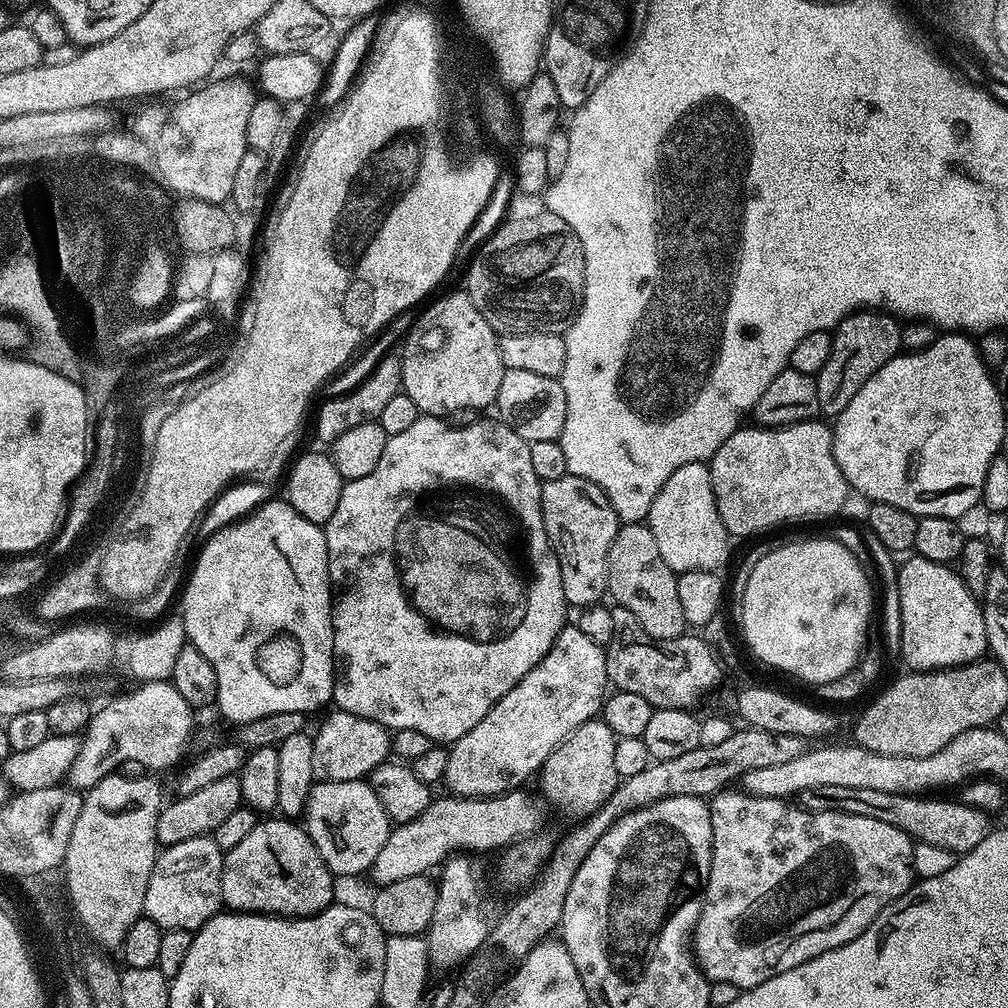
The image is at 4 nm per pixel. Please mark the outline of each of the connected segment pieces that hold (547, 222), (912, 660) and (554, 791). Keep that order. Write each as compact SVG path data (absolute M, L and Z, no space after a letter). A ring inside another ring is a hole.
M539 210L533 216L505 219L491 237L475 249L468 268L466 295L490 322L497 334L526 334L527 332L563 333L572 323L580 303L584 301L584 251L574 230L558 214Z
M915 554L899 565L897 574L898 598L901 600L901 644L899 655L904 655L907 667L914 672L936 672L940 668L957 668L972 664L988 652L986 622L981 601L962 582L955 567L930 562Z
M603 718L588 720L574 730L540 767L538 781L540 792L552 808L557 808L572 822L579 822L595 814L614 794L621 782L618 770L614 770L614 746L617 736Z

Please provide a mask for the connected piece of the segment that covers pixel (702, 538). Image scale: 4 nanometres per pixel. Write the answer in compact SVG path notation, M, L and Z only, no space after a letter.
M707 463L678 466L678 470L666 478L666 486L658 490L658 498L654 498L650 506L646 523L654 534L654 542L658 542L662 558L666 558L666 566L670 566L672 572L714 572L723 569L723 564L728 560L730 533L718 514L712 470Z

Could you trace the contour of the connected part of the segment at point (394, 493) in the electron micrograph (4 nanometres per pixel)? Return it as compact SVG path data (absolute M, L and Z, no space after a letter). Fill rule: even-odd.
M422 414L403 434L394 434L388 437L386 450L382 450L382 459L379 460L378 466L374 466L374 470L370 470L370 474L366 474L362 478L354 478L345 483L342 494L338 498L338 507L334 509L334 514L330 514L327 522L322 525L324 537L326 538L326 550L328 551L328 579L332 581L332 594L334 597L332 602L334 654L332 656L336 660L336 681L332 687L331 703L336 704L335 707L339 711L349 712L358 718L373 720L389 730L419 730L420 733L426 734L426 738L430 738L437 745L451 746L455 744L458 738L462 738L462 734L470 734L470 730L474 730L474 726L478 726L478 722L482 722L482 718L486 718L486 714L490 714L493 706L503 696L510 694L510 690L514 690L514 686L518 686L518 682L522 682L522 678L526 678L526 674L530 674L530 670L534 670L534 666L538 666L538 662L542 662L542 658L548 653L550 646L556 641L560 631L566 627L566 620L564 620L566 601L544 600L544 598L564 598L562 584L540 584L540 576L552 572L552 560L544 560L544 543L548 541L546 526L542 525L540 528L536 528L536 516L542 516L542 510L536 510L540 505L540 486L542 481L532 474L528 445L527 440L523 440L521 436L514 434L514 430L510 430L508 424L496 418L493 418L493 420L481 418L476 424L471 424L465 428L454 428L445 423L441 417ZM426 512L480 512L480 538L476 536L476 544L474 544L474 536L466 528L440 528L440 520L426 520Z

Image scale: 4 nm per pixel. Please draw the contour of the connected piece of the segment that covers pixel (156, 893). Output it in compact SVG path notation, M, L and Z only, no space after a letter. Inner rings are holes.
M211 835L186 838L186 842L167 845L157 855L150 874L150 886L146 886L144 915L159 928L195 934L210 917L221 911L223 865L224 852Z

